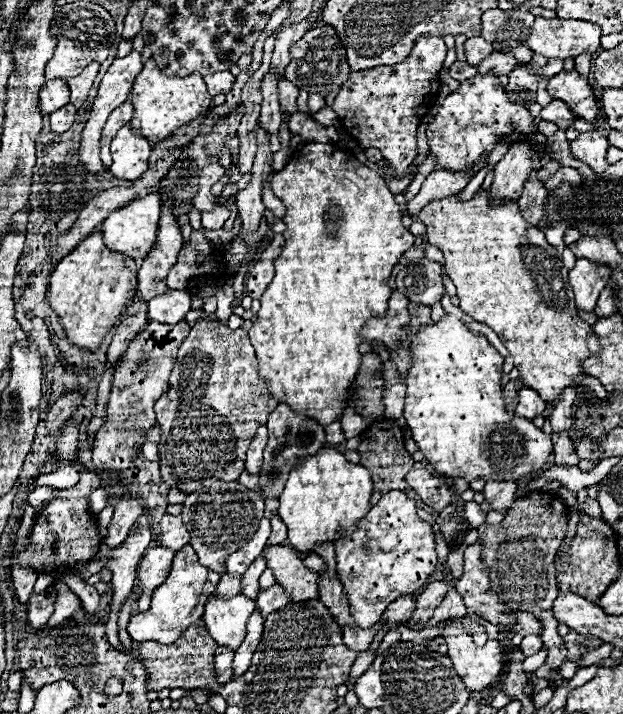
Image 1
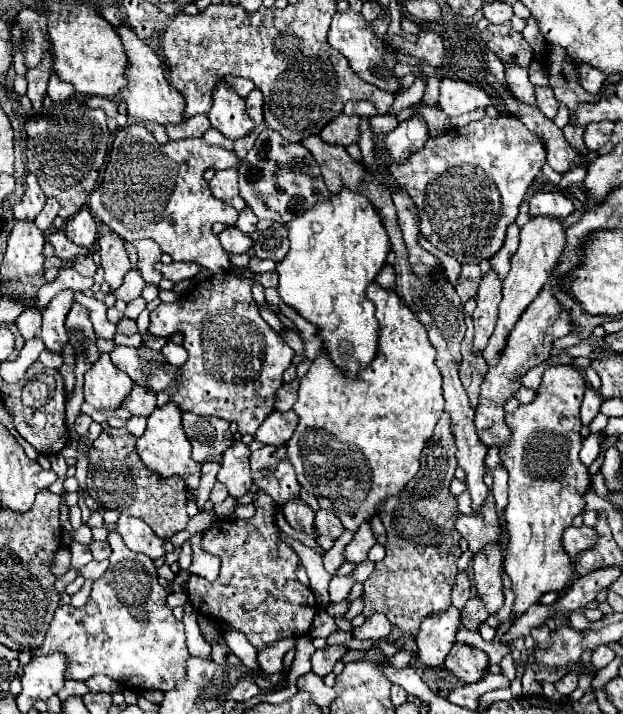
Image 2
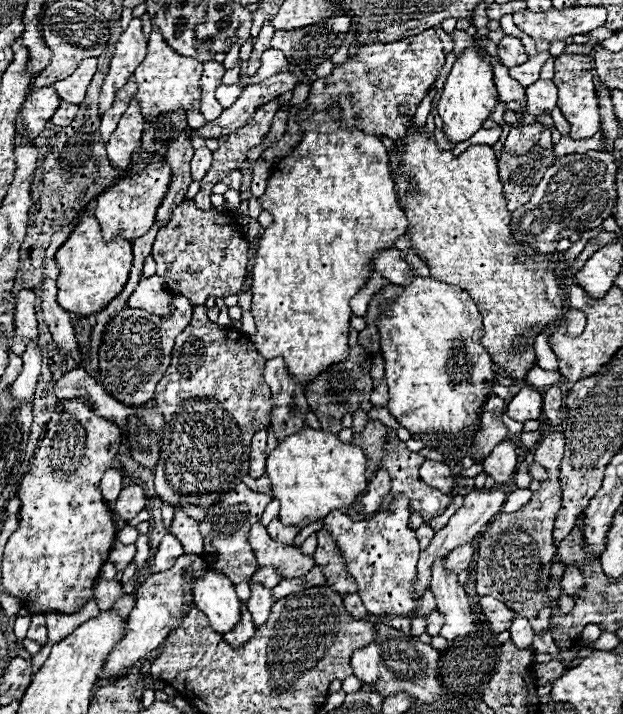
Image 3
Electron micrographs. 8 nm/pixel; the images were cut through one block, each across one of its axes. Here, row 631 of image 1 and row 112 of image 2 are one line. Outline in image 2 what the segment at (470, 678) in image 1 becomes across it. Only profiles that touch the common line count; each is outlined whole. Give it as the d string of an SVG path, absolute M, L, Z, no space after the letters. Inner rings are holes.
M444 78L440 86L440 108L448 116L458 116L464 112L470 112L474 108L486 108L490 102L490 96L464 80L452 80Z

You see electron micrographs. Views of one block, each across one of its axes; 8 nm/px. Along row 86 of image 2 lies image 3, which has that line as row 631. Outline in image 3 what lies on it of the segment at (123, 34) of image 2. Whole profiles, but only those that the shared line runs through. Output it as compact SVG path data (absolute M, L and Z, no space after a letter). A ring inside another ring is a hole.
M184 554L176 560L176 564L170 570L152 574L140 584L140 588L136 590L136 606L128 616L128 628L126 628L122 640L114 646L112 654L108 656L108 660L102 668L104 682L112 680L112 678L120 676L120 672L126 672L128 668L132 668L132 662L142 660L146 654L150 654L150 650L156 650L182 624L182 618L194 606L194 600L192 600L194 578L204 574L204 570L206 570L206 562L202 556Z

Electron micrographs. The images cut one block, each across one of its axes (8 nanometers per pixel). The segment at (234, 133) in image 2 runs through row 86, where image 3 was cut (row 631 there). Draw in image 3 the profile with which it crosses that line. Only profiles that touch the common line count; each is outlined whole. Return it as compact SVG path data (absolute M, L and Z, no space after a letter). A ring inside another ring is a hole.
M206 570L202 580L194 582L194 604L208 616L212 630L218 634L230 632L242 616L242 602L236 596L234 584L216 570Z

